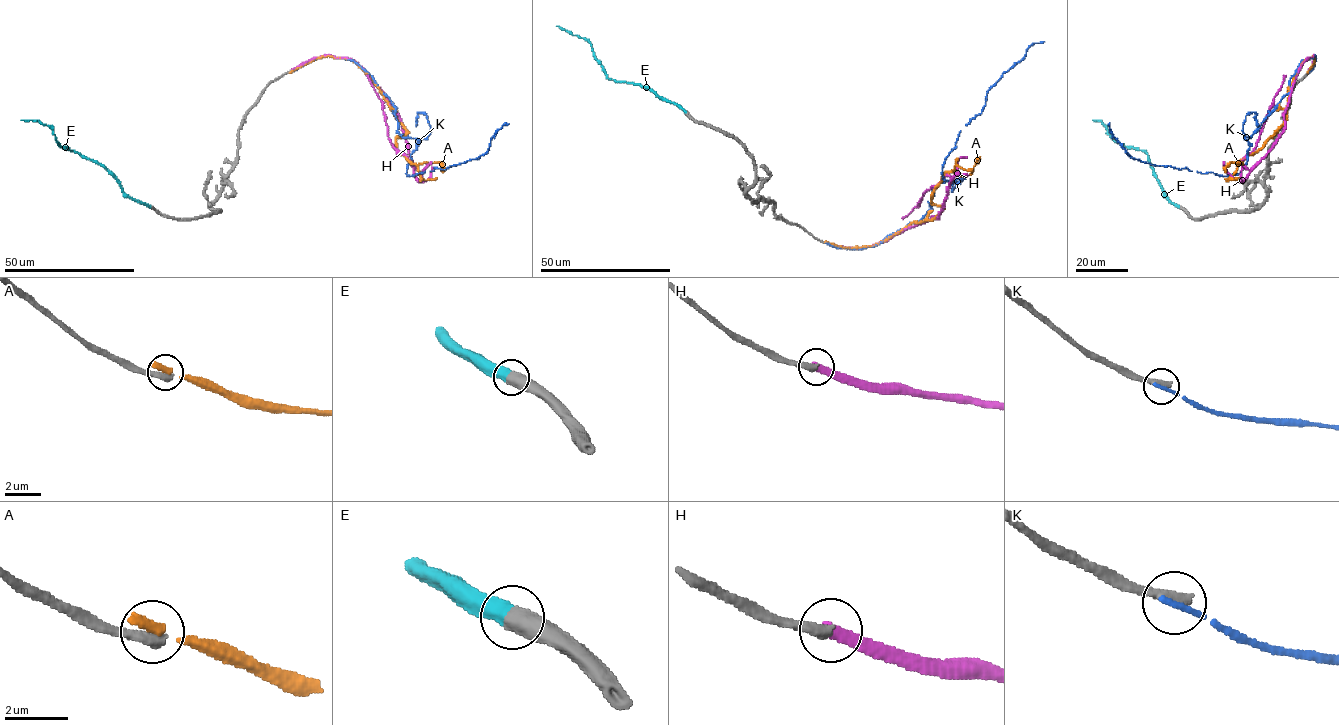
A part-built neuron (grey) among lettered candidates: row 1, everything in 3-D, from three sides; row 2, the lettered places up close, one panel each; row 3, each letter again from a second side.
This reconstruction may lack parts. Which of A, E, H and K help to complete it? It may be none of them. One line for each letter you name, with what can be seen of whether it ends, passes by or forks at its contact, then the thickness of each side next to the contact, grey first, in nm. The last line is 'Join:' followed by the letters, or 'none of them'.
E: it ends; calibres 650 and 600 nm
Join: E

